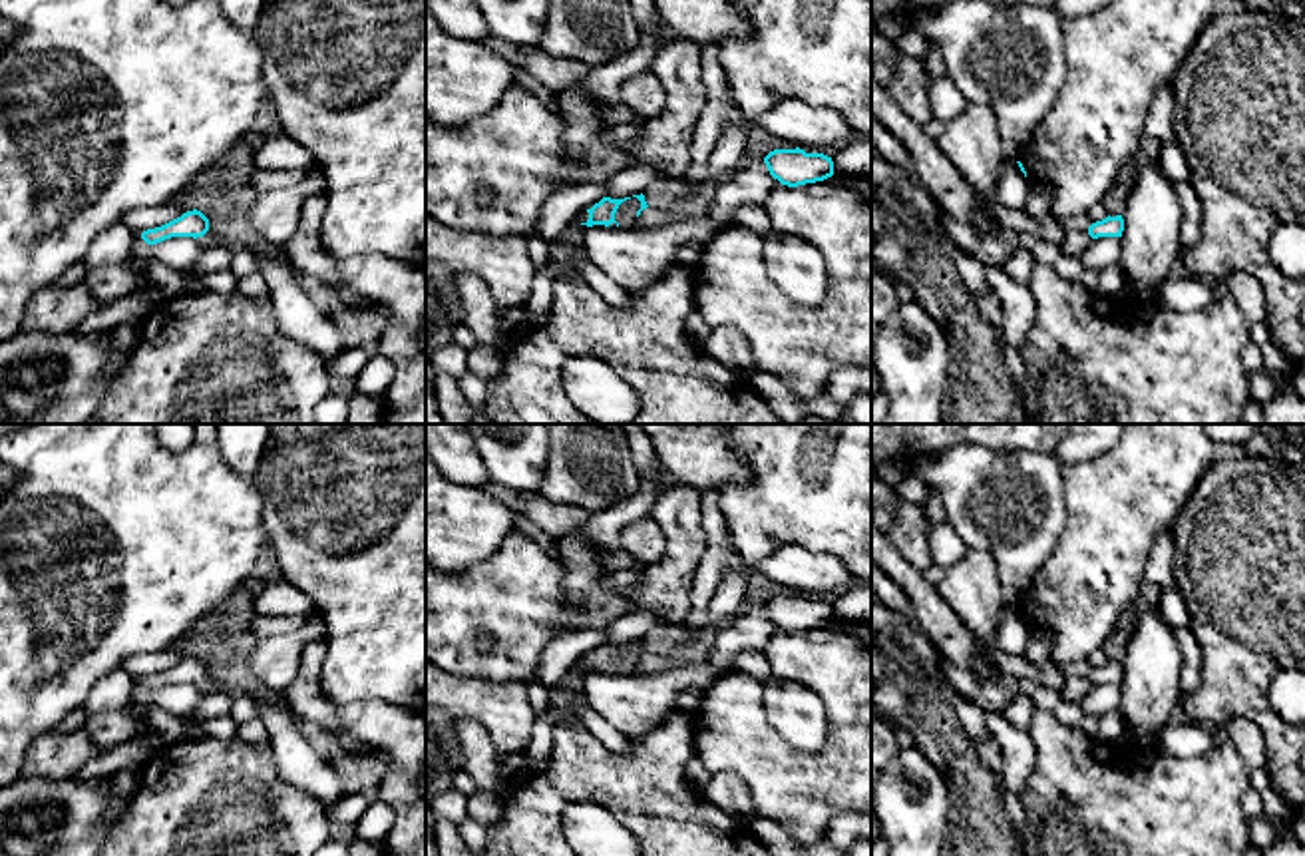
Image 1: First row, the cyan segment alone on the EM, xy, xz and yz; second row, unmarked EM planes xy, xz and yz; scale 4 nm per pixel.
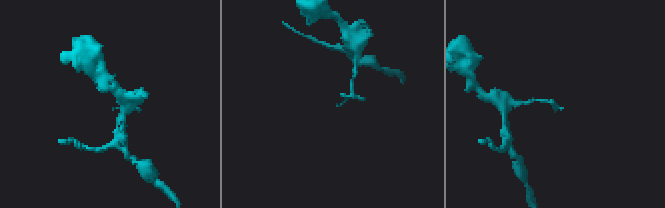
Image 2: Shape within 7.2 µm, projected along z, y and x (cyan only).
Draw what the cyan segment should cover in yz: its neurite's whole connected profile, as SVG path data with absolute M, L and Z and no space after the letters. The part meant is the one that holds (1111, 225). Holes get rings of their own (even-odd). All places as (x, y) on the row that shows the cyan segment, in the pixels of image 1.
M1116 215L1116 217L1106 217L1102 221L1096 221L1088 227L1088 235L1092 239L1098 239L1098 237L1122 237L1122 231L1124 231L1124 219L1122 215Z

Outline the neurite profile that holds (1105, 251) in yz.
M1098 237L1082 255L1060 253L1054 271L1066 281L1078 281L1084 271L1100 273L1120 263L1120 237Z

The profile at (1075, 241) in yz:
M1070 229L1064 235L1060 249L1062 253L1076 257L1082 255L1092 245L1092 241L1094 239L1088 235L1088 231Z

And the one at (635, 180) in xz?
M631 165L615 173L607 181L607 195L611 199L625 199L645 193L654 181L664 177L658 167Z

